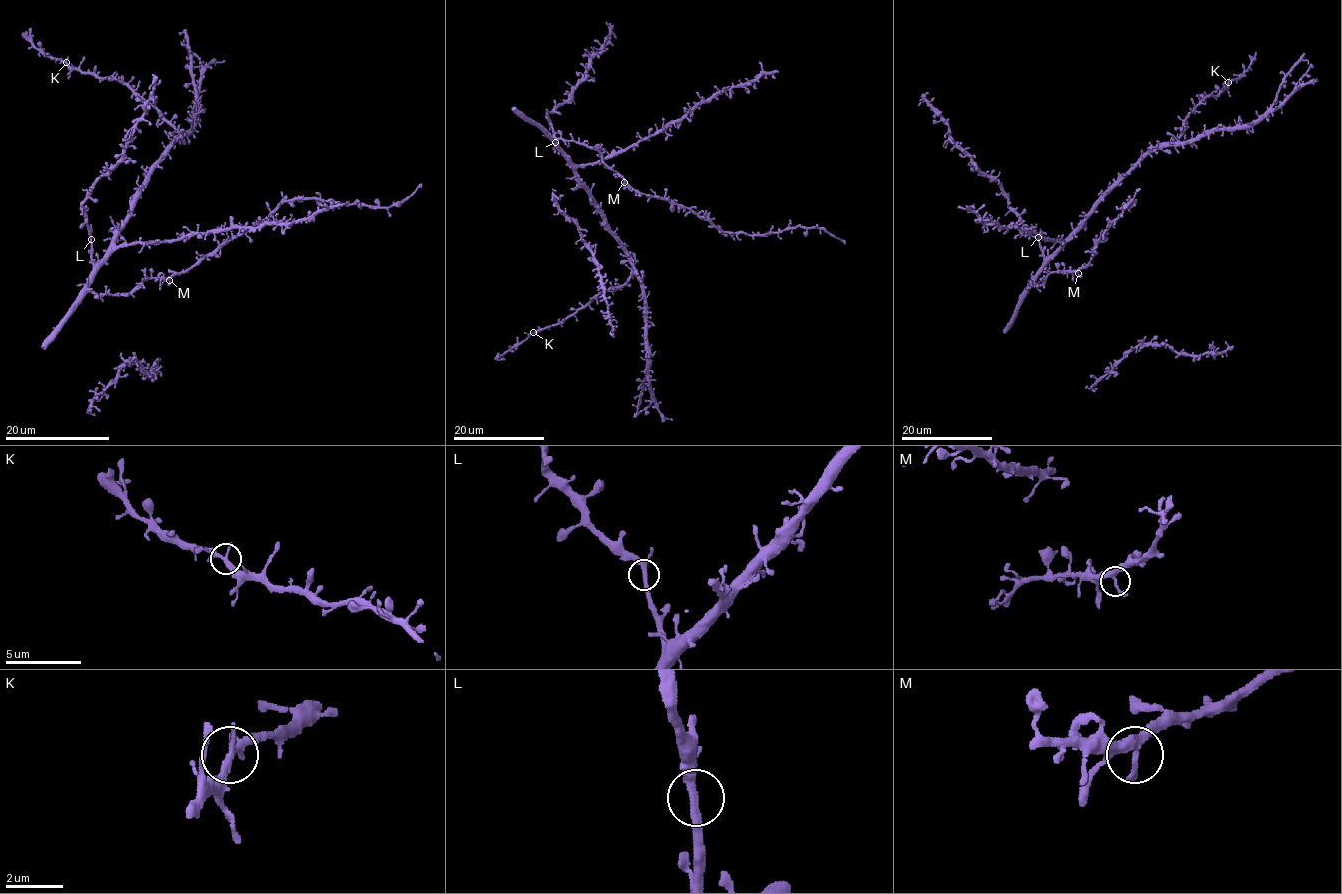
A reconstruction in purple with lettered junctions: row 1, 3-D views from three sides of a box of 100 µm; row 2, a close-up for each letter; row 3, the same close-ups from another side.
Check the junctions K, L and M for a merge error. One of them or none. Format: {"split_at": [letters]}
{"split_at": []}

